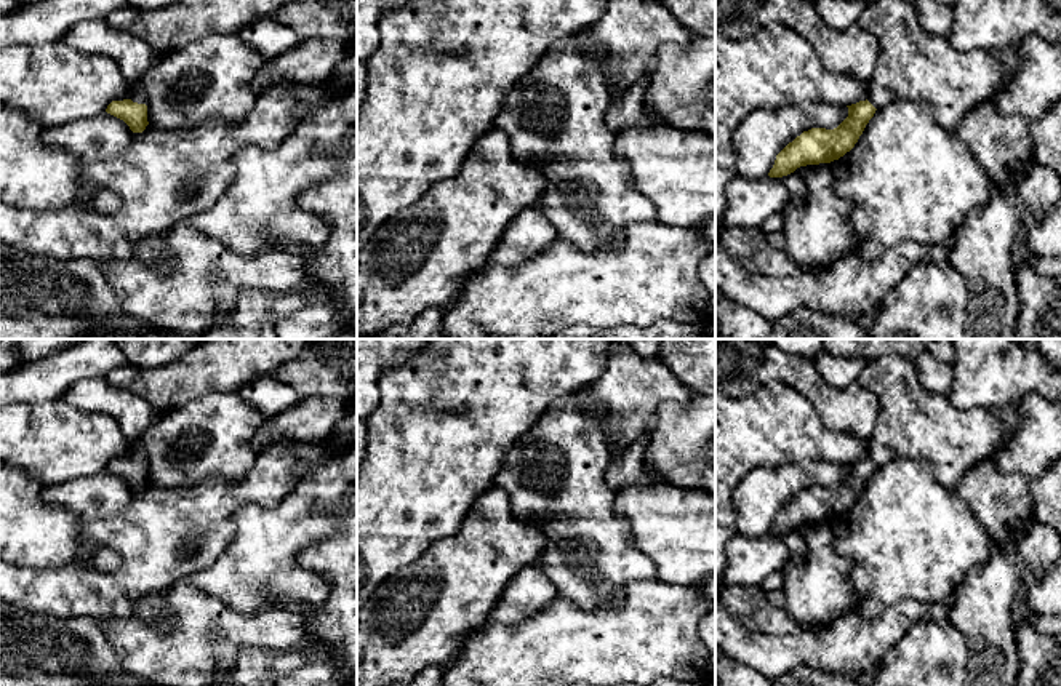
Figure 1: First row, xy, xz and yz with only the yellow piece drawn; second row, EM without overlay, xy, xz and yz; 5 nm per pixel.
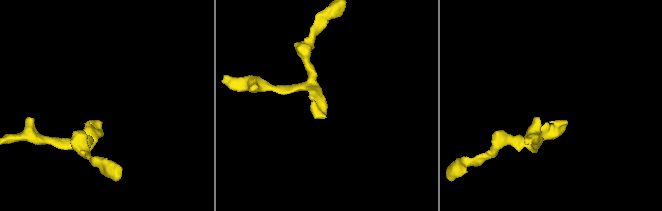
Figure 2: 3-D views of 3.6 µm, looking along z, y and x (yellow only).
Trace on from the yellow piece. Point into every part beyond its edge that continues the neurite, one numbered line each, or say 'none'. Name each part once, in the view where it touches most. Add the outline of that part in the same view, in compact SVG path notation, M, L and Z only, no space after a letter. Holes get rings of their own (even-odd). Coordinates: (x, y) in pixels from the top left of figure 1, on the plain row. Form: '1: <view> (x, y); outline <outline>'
1: xy (136, 451); outline M130 441L130 457L138 462L144 462L144 448L139 441Z

